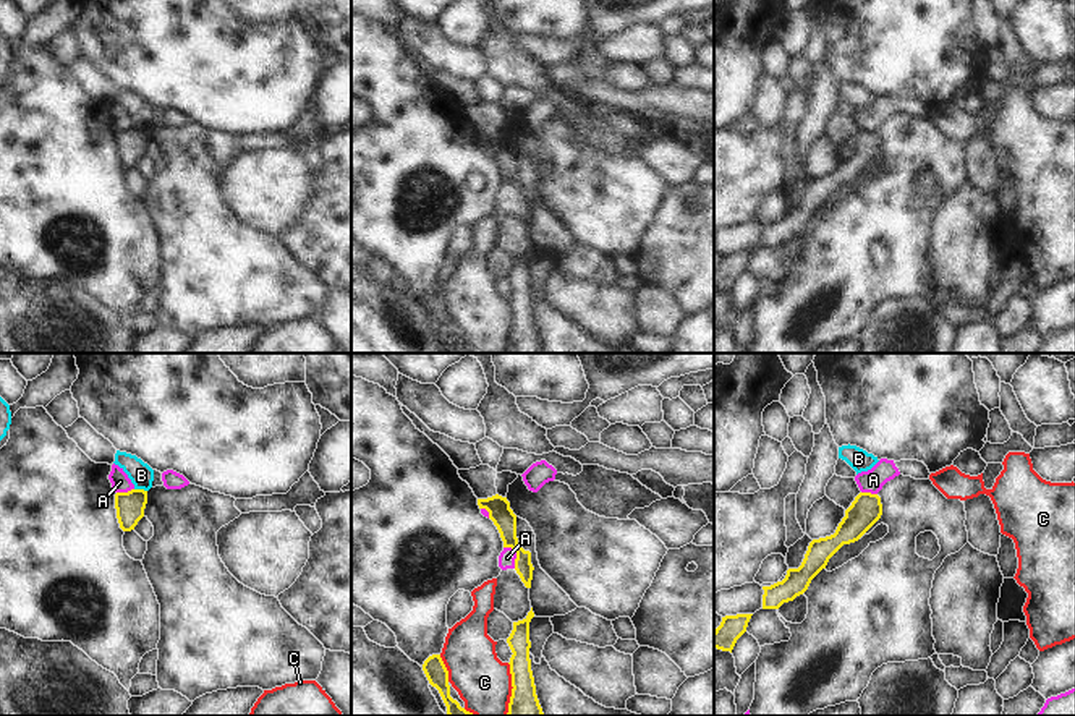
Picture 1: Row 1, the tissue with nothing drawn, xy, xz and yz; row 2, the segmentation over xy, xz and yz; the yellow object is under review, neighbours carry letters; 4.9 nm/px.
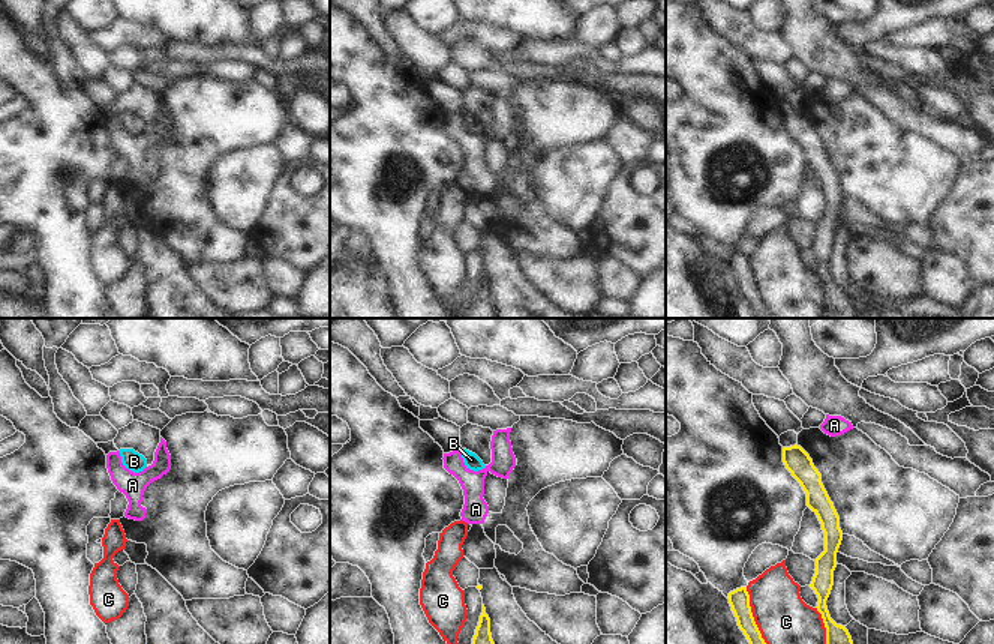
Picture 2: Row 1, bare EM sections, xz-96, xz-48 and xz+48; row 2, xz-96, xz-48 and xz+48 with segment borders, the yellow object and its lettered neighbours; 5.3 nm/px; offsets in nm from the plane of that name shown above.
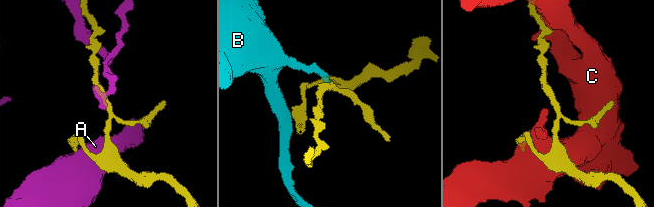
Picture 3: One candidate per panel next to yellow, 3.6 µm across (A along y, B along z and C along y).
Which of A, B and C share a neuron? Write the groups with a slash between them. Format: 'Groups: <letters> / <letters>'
Groups: A / B / C.

